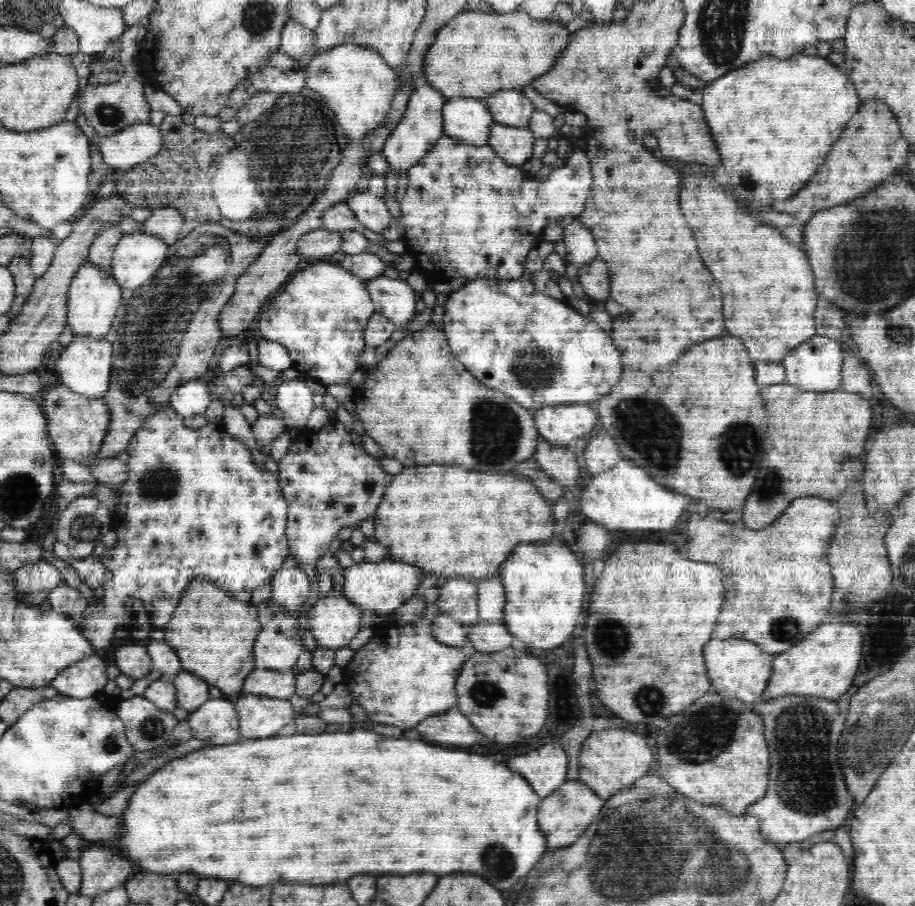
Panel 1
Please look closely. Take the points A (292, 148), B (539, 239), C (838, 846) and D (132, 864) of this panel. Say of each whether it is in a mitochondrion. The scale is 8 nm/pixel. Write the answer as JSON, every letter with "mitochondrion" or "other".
{"A":"mitochondrion","B":"other","C":"other","D":"other"}

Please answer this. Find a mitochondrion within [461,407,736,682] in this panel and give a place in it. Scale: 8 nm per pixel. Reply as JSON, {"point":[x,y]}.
{"point":[611,639]}

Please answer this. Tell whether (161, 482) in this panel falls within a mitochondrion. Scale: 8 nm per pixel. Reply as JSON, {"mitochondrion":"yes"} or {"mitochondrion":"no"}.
{"mitochondrion":"yes"}

